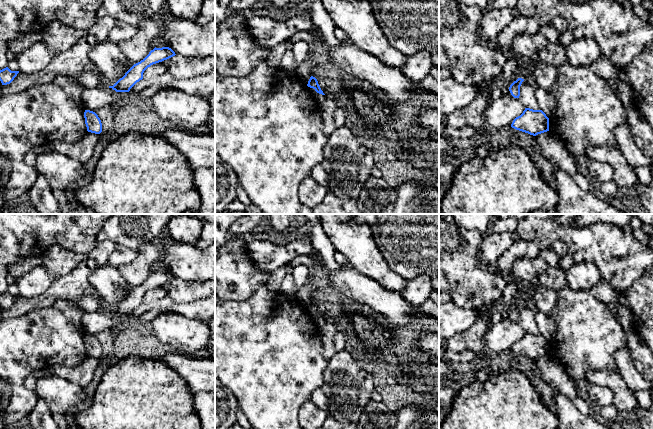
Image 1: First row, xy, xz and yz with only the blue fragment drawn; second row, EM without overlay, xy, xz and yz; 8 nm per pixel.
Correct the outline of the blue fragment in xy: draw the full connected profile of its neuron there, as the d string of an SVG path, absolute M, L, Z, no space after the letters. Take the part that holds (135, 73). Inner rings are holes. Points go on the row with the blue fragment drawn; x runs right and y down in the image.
M155 47L143 60L134 64L122 78L113 86L109 86L109 88L112 88L116 92L129 92L137 82L143 79L143 73L148 67L175 55L175 52L169 47Z

